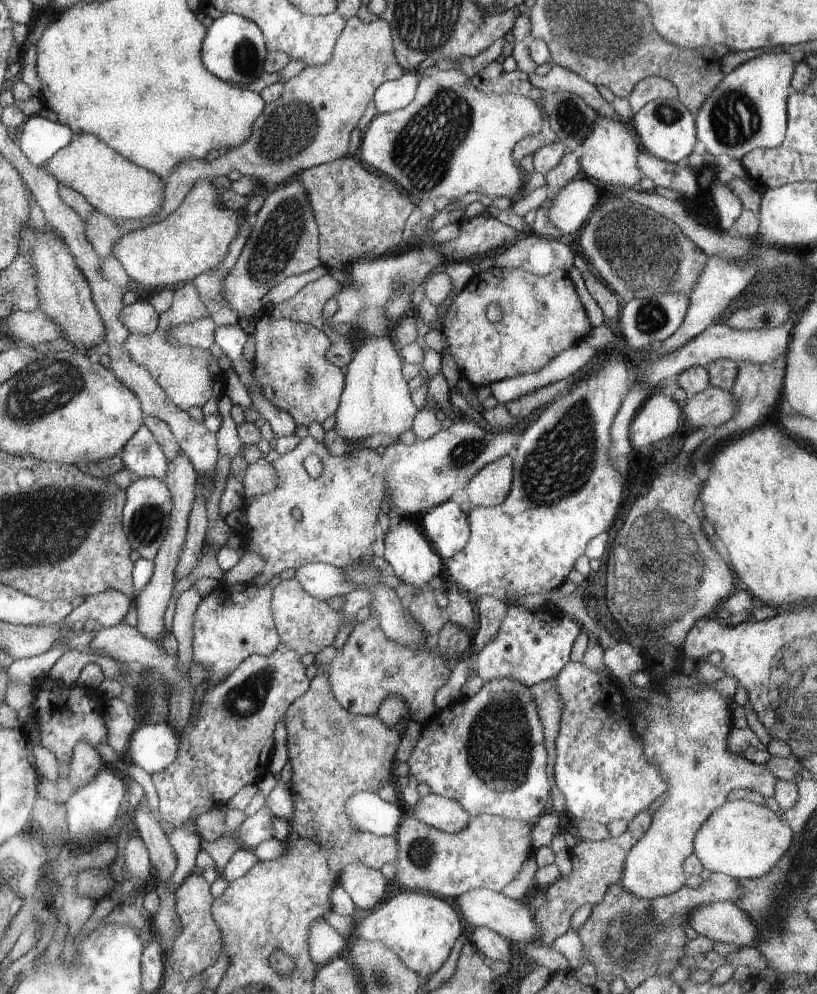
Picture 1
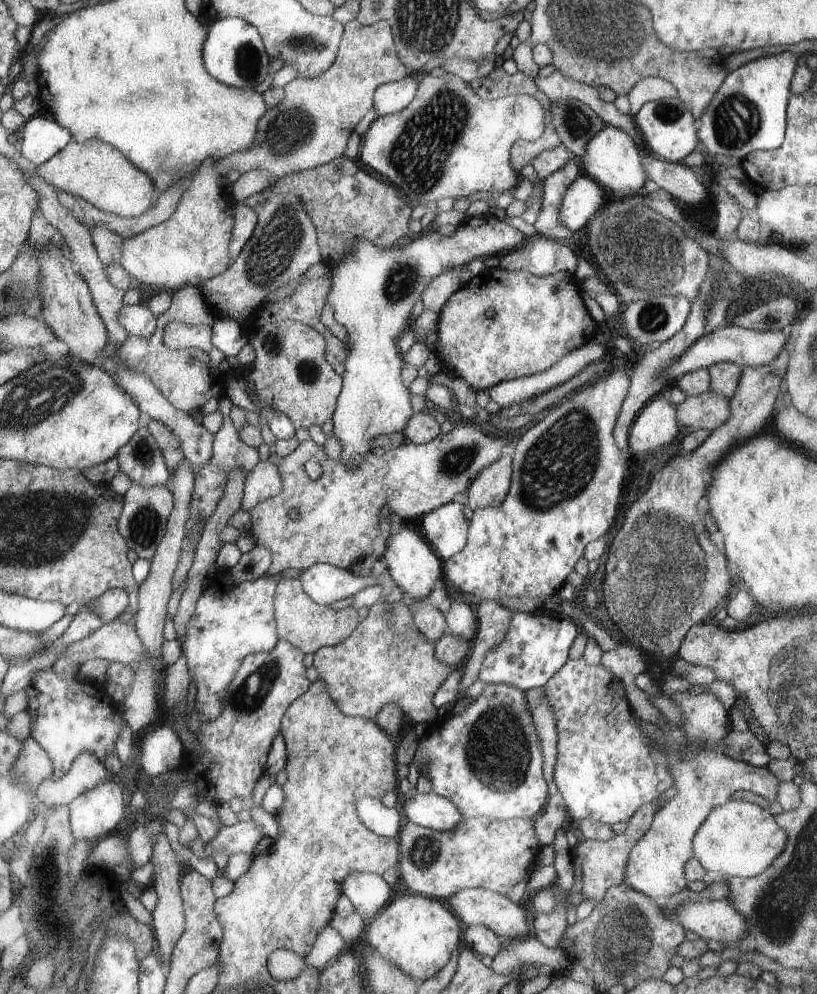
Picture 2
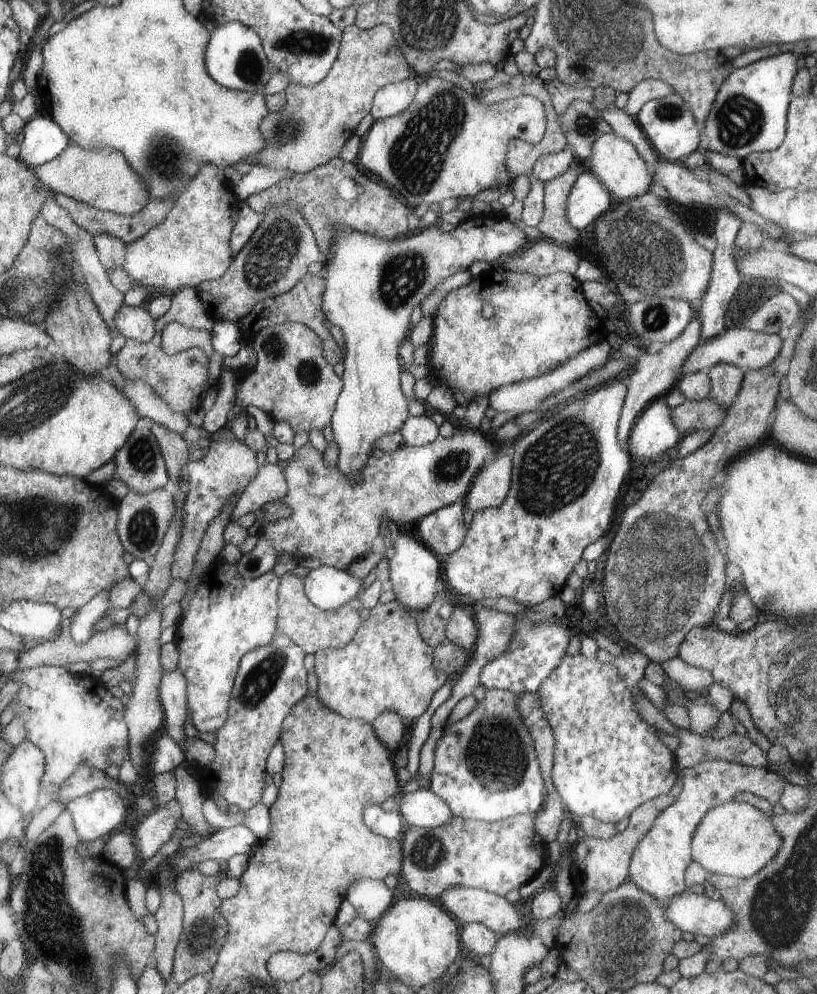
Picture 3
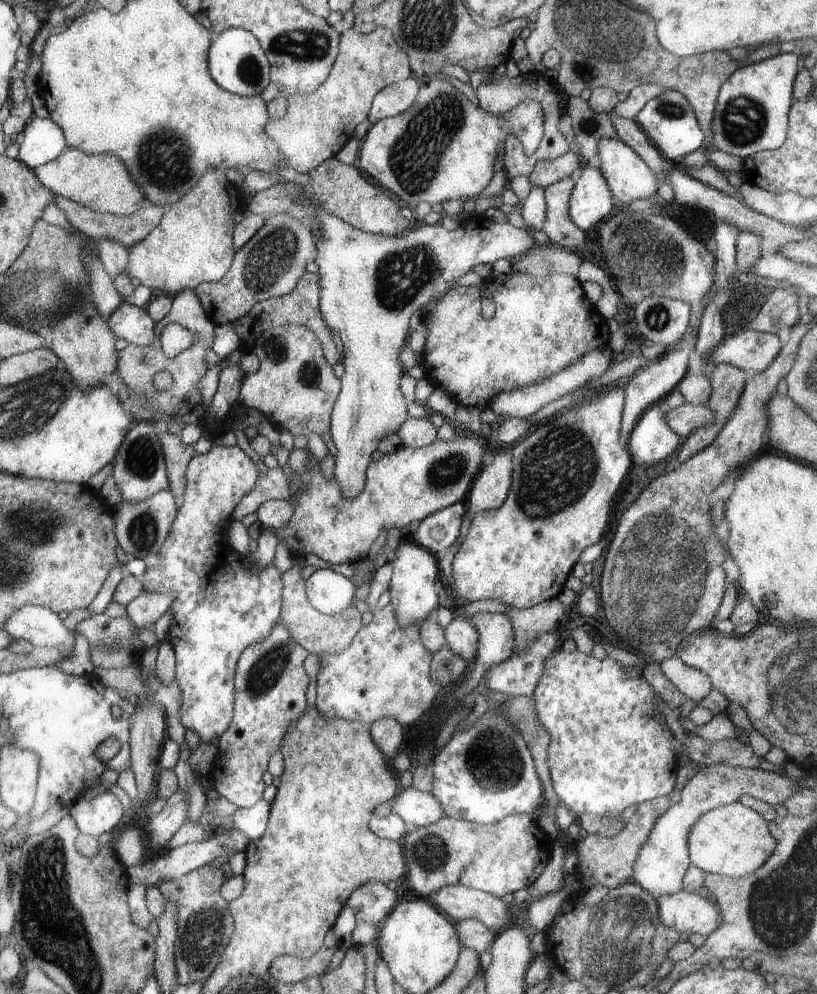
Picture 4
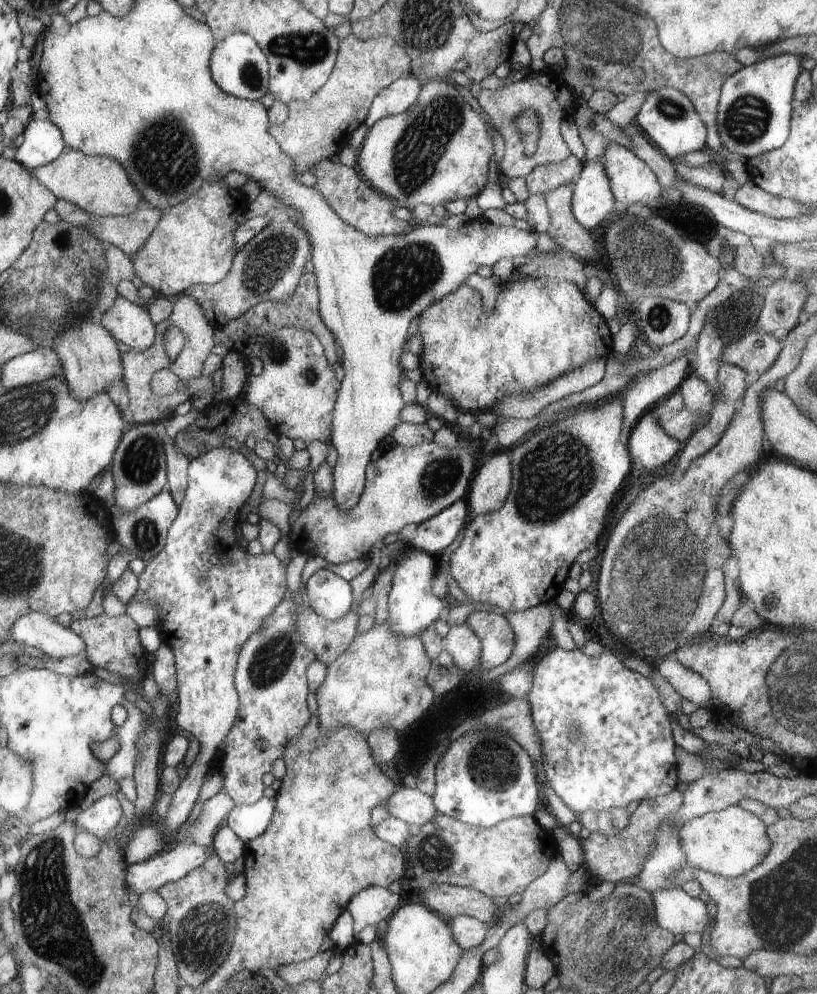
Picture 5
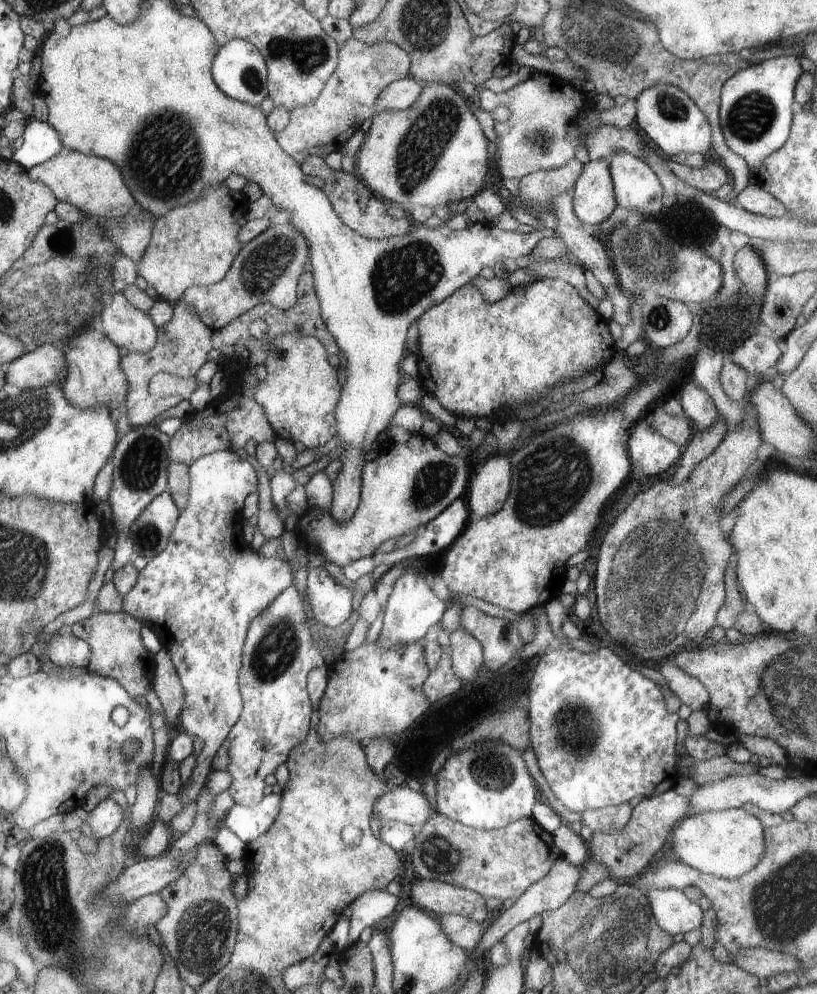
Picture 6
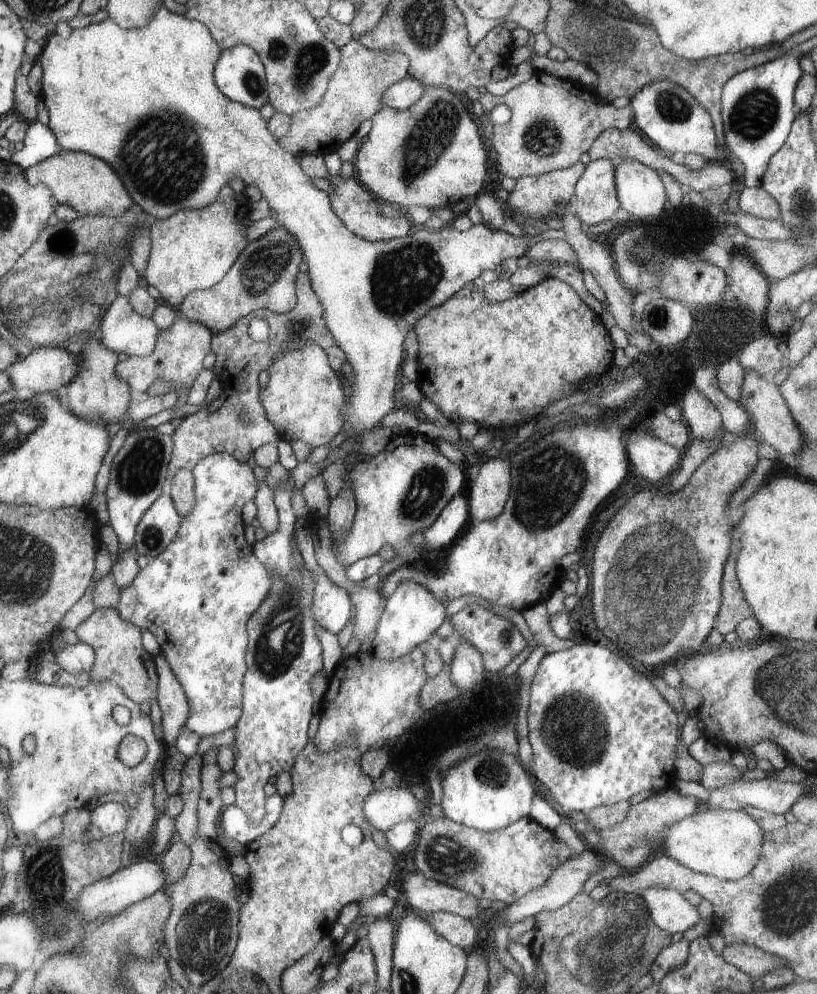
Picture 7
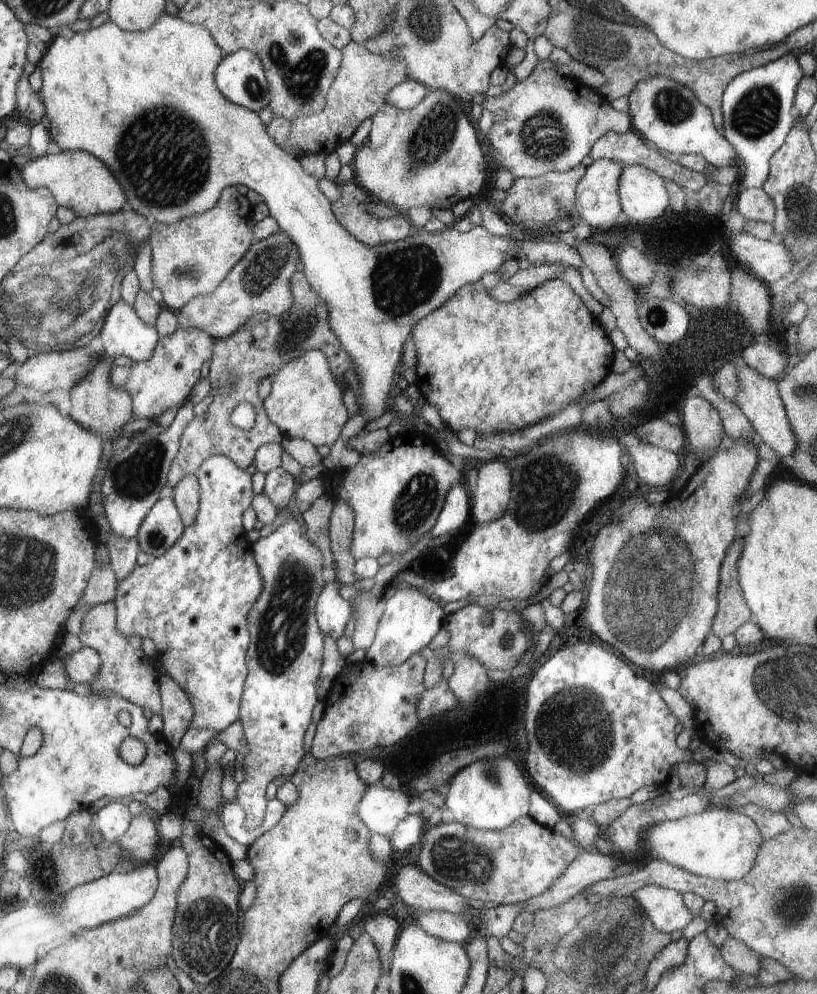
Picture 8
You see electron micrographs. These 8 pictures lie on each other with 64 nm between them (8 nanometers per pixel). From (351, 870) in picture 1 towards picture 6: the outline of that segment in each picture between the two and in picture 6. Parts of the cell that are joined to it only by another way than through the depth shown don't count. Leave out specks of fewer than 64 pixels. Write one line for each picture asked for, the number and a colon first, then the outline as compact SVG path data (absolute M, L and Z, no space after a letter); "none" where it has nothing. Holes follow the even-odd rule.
2: M349 874L347 880L343 880L341 894L349 898L349 902L355 908L355 914L359 914L363 920L373 920L391 898L391 886L383 882L381 876L373 874Z
3: M359 878L347 890L345 900L357 910L359 918L375 924L391 908L393 890L389 890L383 882Z
4: M367 882L359 890L355 890L345 904L349 906L349 910L353 910L357 922L373 926L393 912L395 900L397 900L395 890L389 890L385 884Z
5: M367 886L367 890L355 894L345 908L353 920L353 936L363 926L377 926L381 920L389 918L397 910L397 902L399 896L381 886Z
6: M367 890L351 902L351 922L349 922L349 936L347 946L359 942L359 934L365 928L371 928L373 924L379 924L383 918L387 918L397 906L397 898L387 894L385 890Z

